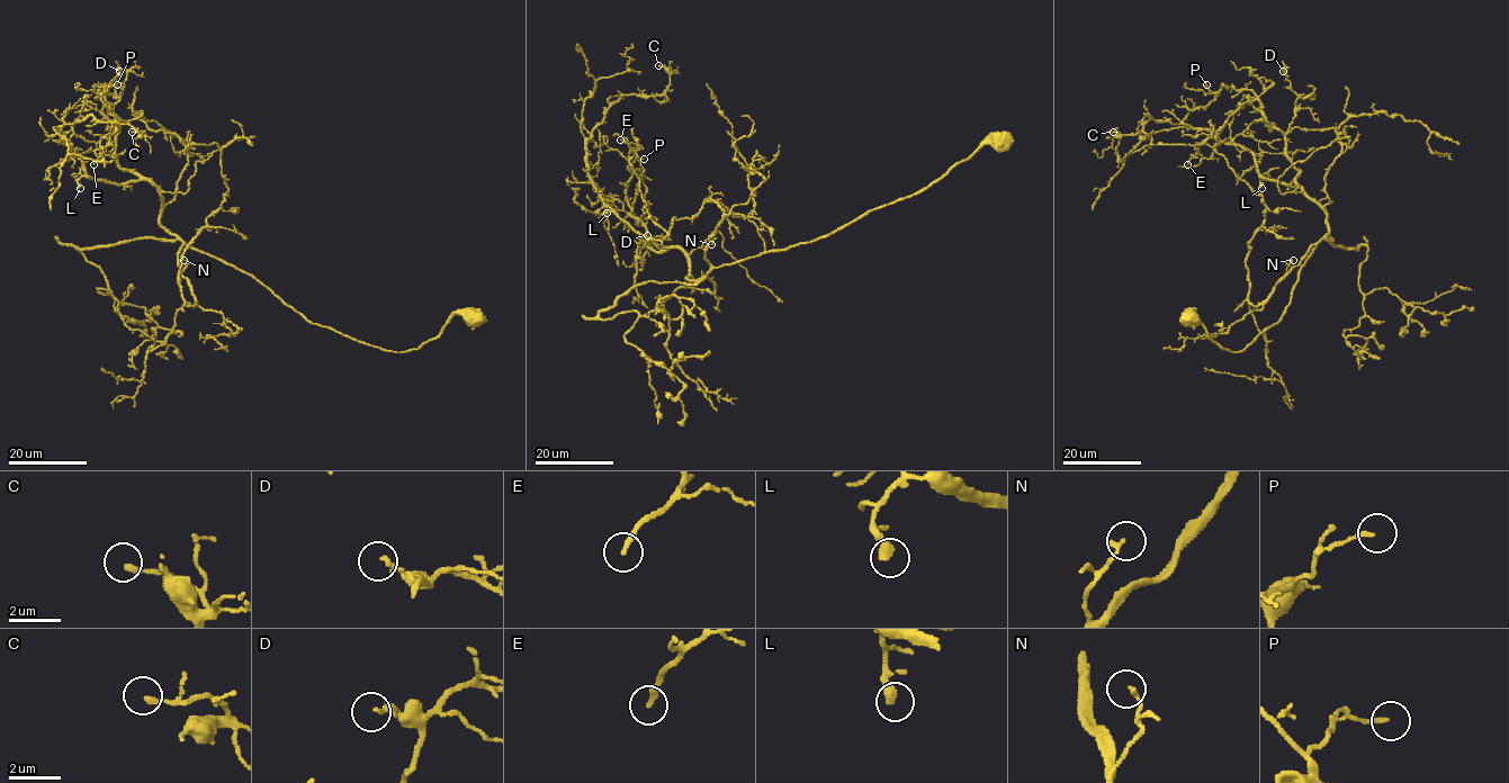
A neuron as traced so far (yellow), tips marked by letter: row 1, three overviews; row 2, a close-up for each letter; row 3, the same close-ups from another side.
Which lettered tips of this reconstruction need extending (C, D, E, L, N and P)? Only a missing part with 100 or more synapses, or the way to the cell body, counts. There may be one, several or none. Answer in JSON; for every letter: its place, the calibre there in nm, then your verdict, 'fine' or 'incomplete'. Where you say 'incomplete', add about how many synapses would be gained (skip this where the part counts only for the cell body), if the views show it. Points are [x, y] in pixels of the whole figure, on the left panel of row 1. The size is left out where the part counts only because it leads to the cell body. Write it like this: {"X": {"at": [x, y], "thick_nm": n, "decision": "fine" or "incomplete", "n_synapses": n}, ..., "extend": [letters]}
{"C": {"at": [132, 132], "thick_nm": 190, "decision": "fine"}, "D": {"at": [119, 71], "thick_nm": 150, "decision": "fine"}, "E": {"at": [93, 164], "thick_nm": 240, "decision": "fine"}, "L": {"at": [80, 188], "thick_nm": 400, "decision": "fine"}, "N": {"at": [183, 260], "thick_nm": 170, "decision": "fine"}, "P": {"at": [117, 84], "thick_nm": 160, "decision": "fine"}, "extend": []}

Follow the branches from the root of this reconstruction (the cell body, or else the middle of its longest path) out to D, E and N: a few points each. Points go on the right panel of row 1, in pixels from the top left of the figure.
D: (1188, 317), (1221, 349), (1241, 351), (1281, 318), (1329, 233), (1286, 153), (1298, 96), (1283, 71)
E: (1188, 317), (1221, 349), (1241, 351), (1281, 318), (1329, 225), (1257, 100), (1187, 164)
N: (1188, 317), (1194, 314), (1221, 349), (1241, 351), (1281, 318), (1298, 273), (1316, 245), (1289, 271), (1293, 260)

